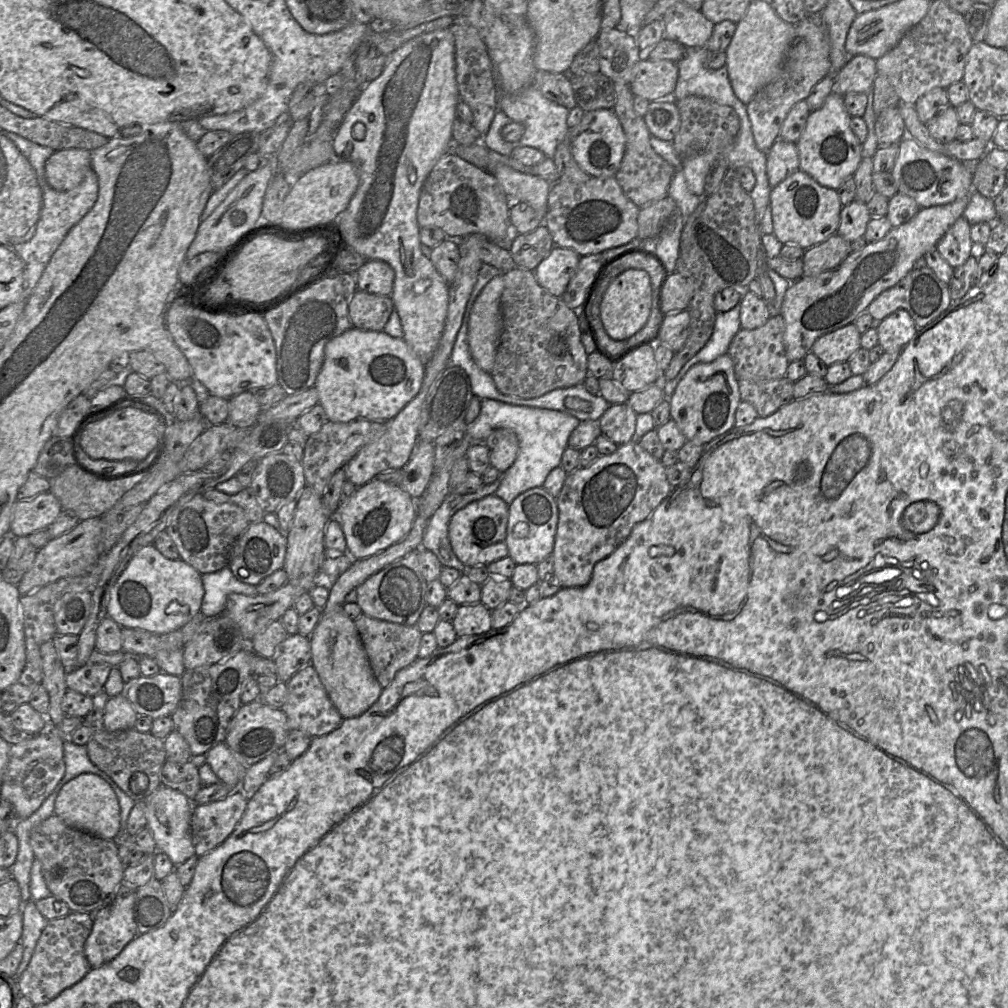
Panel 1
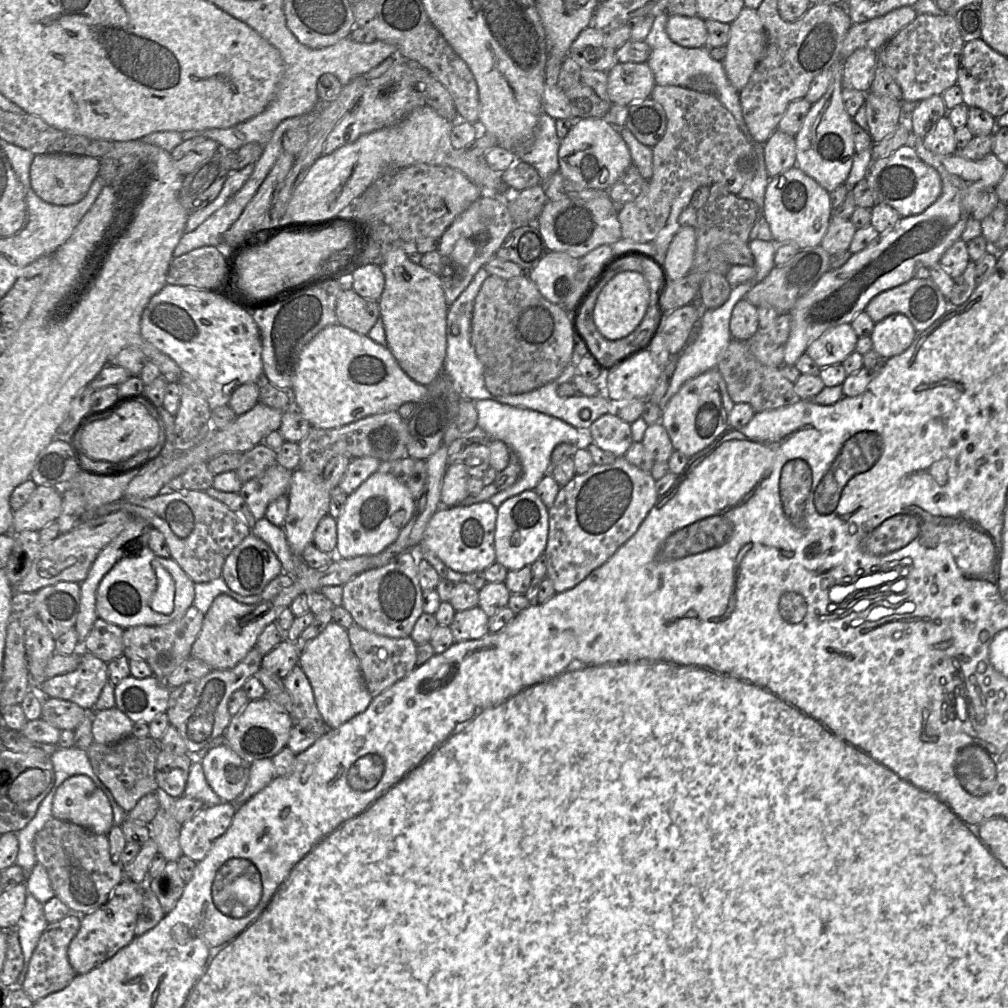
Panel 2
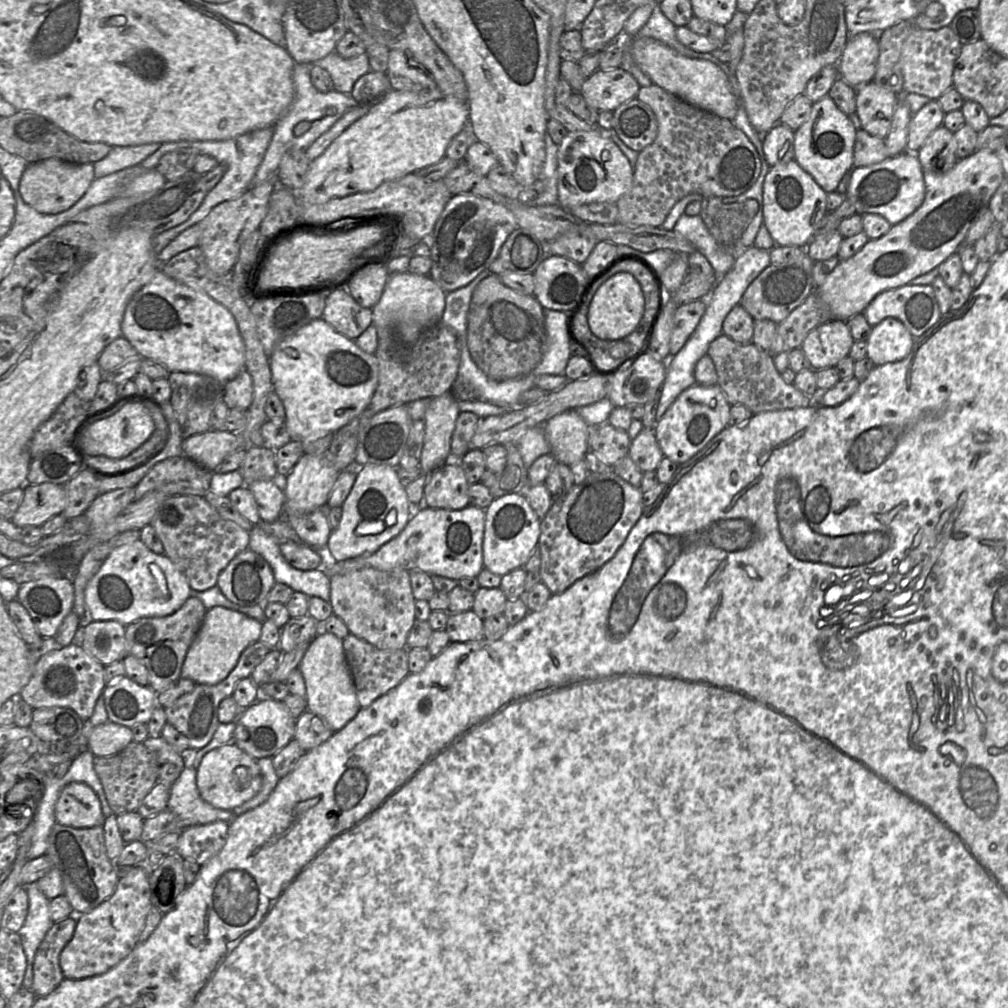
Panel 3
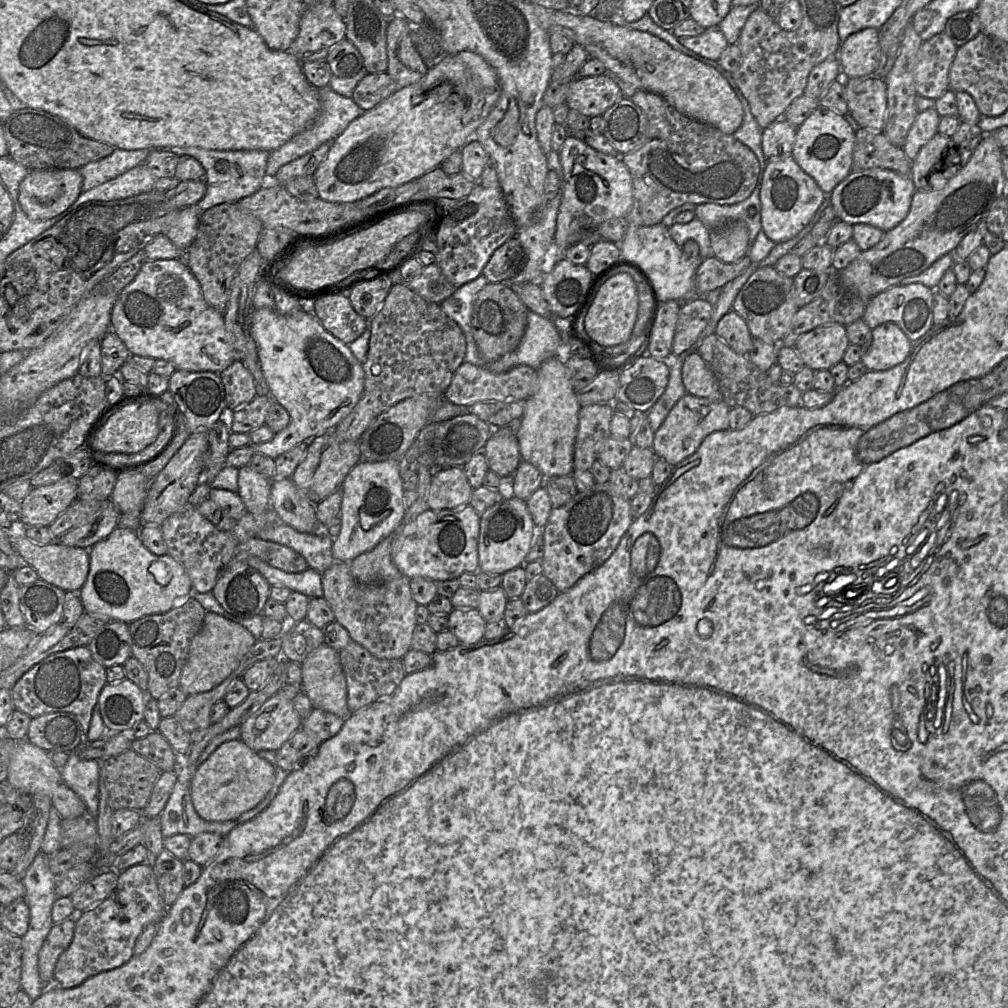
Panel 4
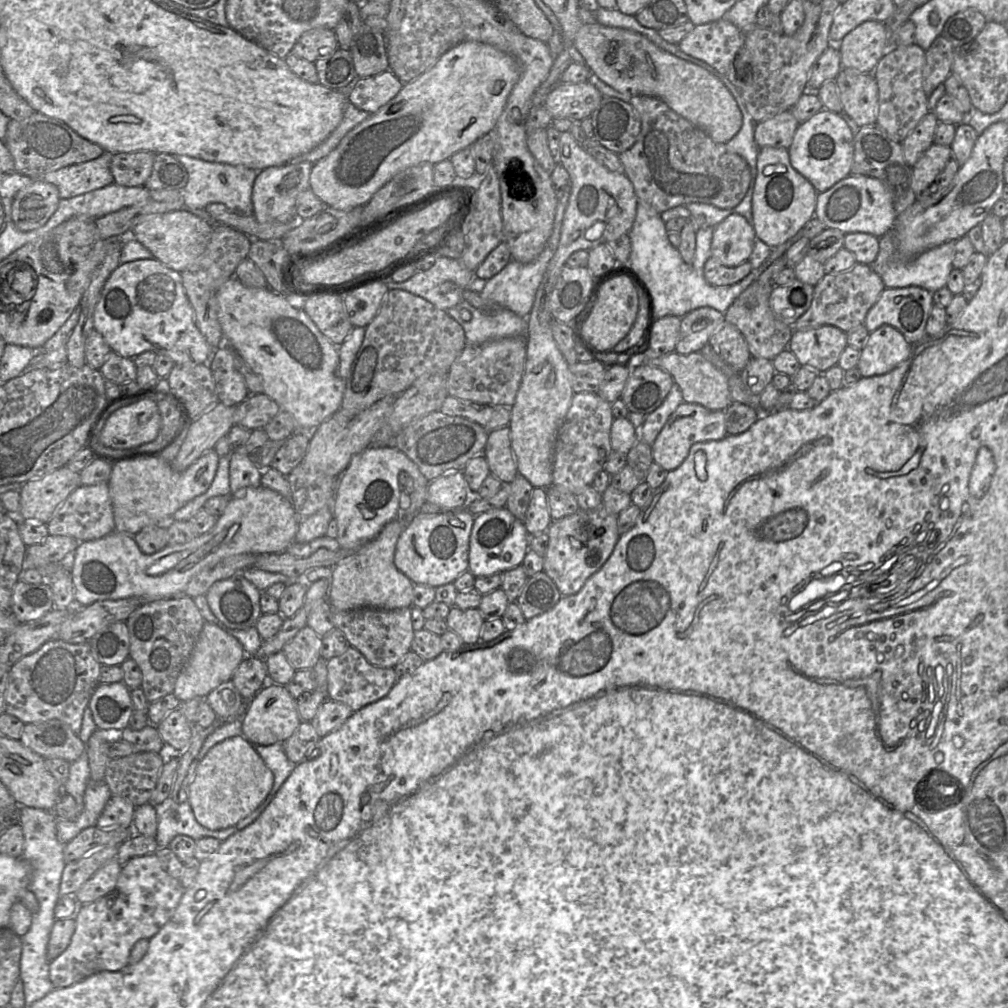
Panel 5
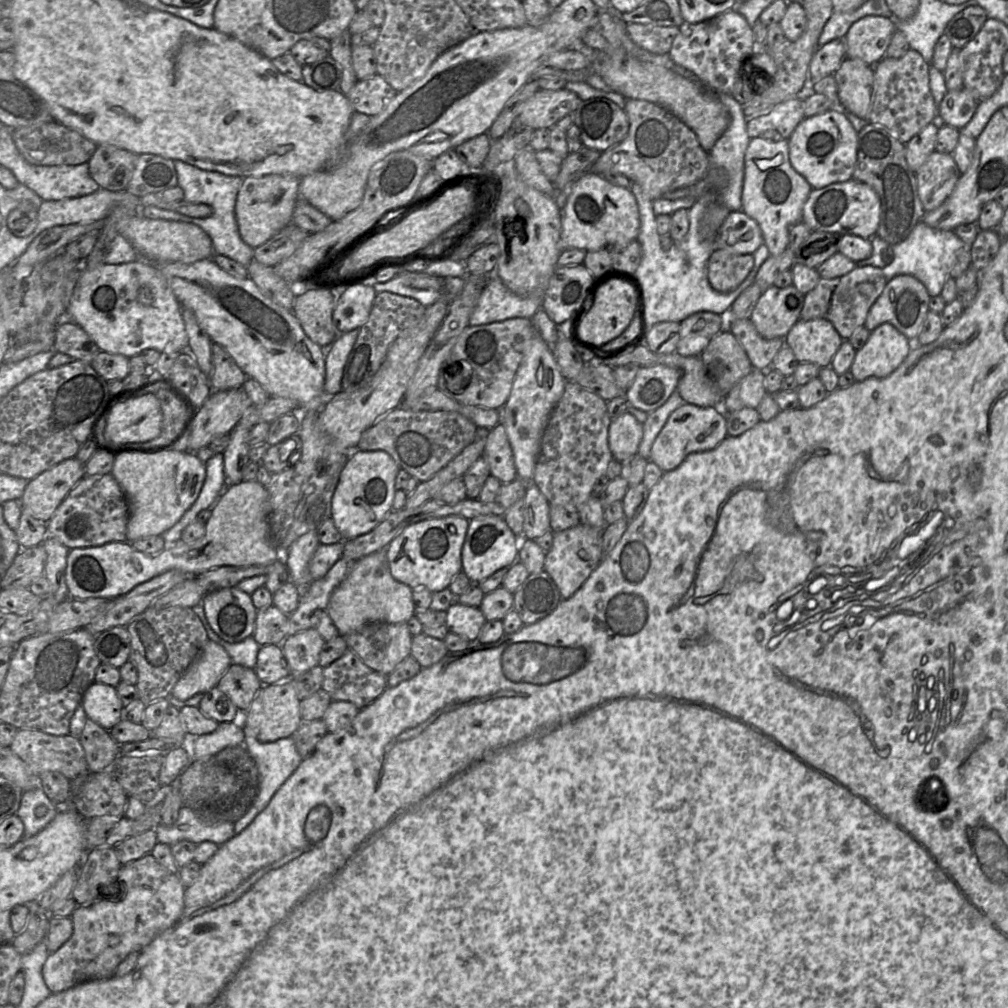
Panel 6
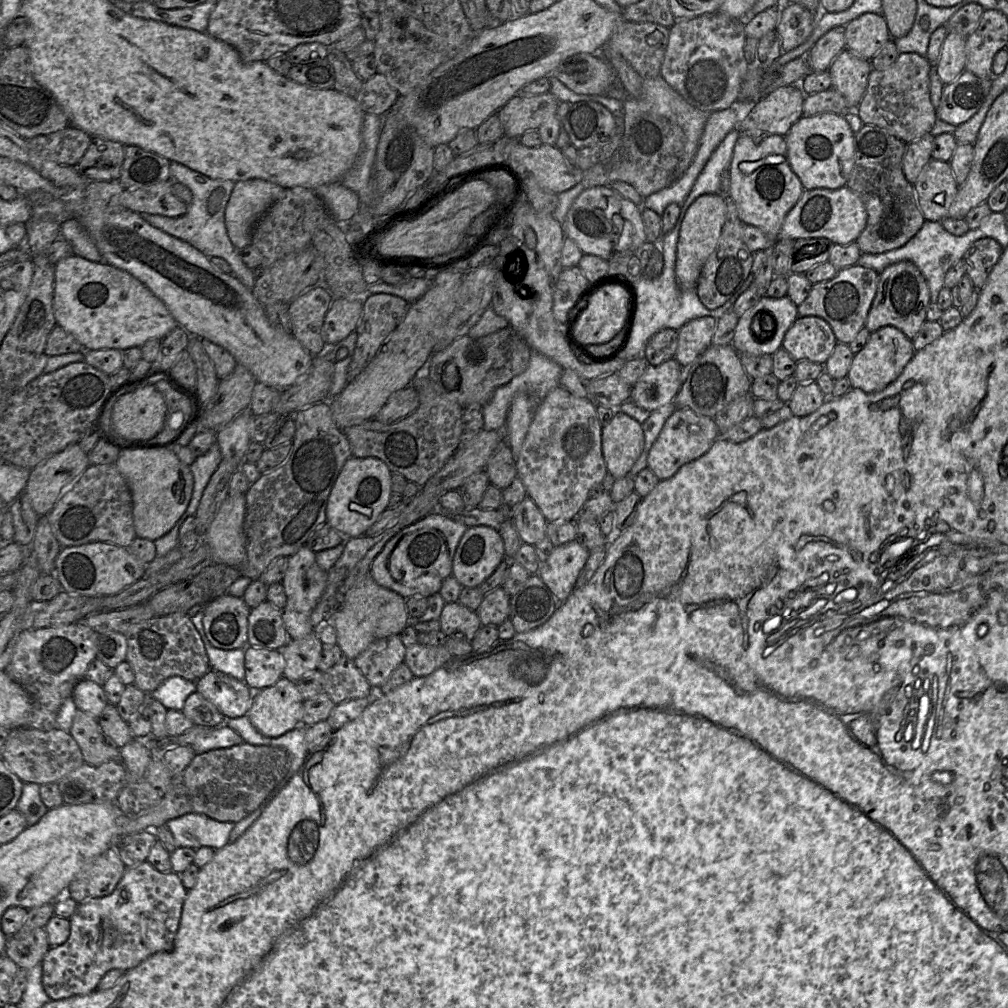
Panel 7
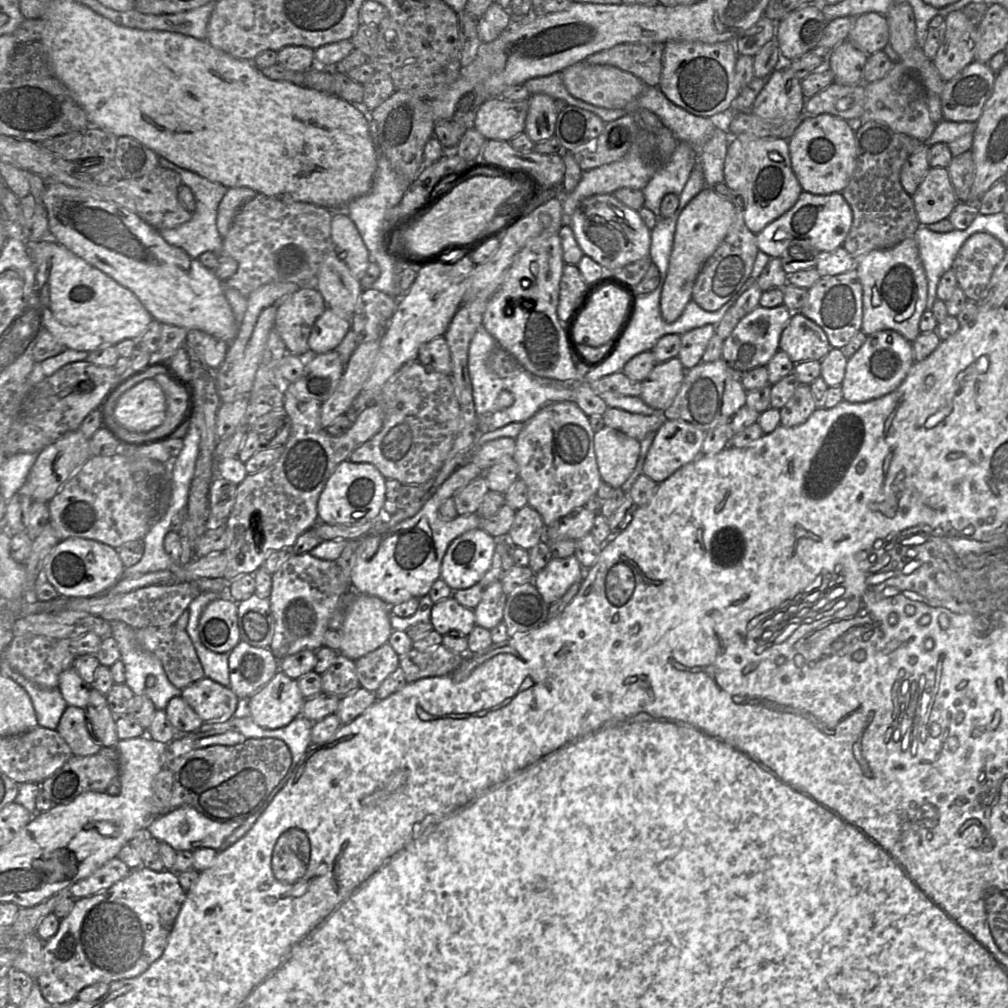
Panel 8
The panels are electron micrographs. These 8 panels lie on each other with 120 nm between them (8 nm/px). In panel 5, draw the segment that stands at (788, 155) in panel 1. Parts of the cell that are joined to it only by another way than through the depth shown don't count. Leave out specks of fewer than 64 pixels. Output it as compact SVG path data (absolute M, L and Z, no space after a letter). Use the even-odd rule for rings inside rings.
M791 110L756 123L754 139L759 148L774 147L789 149L800 123Z

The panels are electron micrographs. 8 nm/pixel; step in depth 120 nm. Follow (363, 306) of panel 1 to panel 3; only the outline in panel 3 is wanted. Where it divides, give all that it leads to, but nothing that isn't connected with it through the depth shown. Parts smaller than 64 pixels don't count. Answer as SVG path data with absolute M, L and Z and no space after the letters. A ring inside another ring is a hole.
M340 288L326 296L320 318L338 333L355 340L372 324L372 310L360 306L348 292Z

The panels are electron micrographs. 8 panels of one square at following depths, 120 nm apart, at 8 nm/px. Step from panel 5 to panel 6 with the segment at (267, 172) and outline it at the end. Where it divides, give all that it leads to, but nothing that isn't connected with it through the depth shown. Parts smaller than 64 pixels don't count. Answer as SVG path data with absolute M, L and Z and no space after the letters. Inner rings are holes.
M269 174L261 177L245 177L238 192L235 216L242 240L256 248L292 223L299 196L300 178L293 175Z

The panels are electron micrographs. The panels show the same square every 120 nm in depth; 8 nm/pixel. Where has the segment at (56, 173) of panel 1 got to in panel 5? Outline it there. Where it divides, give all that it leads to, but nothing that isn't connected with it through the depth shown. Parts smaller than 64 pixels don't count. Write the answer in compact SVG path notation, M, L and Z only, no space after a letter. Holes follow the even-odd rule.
M32 179L12 202L11 217L15 227L22 232L42 227L57 210L59 201L55 185L41 179Z

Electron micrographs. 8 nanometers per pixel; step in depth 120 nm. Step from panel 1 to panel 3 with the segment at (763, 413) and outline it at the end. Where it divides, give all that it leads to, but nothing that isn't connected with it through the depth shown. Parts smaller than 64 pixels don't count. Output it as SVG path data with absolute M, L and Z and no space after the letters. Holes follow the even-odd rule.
M721 334L714 339L707 350L715 366L717 384L722 389L727 402L731 405L743 405L753 414L766 411L807 407L812 399L797 390L793 384L787 384L775 368L773 357L752 342L740 344Z

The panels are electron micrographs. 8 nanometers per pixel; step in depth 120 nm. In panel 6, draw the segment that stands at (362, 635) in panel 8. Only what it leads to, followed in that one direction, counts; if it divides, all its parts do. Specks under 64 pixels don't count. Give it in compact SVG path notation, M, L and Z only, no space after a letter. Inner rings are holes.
M383 548L353 564L349 574L331 594L326 611L339 635L346 636L372 622L407 623L415 616L412 595L412 588L392 577L387 550Z

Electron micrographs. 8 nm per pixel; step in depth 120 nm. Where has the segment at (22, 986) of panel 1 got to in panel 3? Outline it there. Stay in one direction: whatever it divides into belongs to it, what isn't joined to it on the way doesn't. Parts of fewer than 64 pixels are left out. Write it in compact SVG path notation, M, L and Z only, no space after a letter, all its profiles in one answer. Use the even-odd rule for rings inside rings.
M73 915L54 922L37 949L31 988L36 997L51 994L64 980L59 957L74 934L76 921L77 915Z

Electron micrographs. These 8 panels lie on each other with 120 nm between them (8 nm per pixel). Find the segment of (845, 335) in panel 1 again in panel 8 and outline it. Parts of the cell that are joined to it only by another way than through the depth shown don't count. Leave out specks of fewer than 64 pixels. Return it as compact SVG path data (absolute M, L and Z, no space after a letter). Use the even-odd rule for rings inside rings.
M799 312L792 314L779 341L779 350L785 352L794 364L803 361L821 361L831 348L822 328Z

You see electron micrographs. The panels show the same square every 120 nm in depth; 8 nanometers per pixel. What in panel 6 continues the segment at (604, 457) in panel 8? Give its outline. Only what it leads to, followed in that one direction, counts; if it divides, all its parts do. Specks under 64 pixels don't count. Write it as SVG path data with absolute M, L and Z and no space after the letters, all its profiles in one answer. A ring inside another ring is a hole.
M627 411L611 420L608 428L608 445L613 459L622 463L638 454L643 437L643 424Z

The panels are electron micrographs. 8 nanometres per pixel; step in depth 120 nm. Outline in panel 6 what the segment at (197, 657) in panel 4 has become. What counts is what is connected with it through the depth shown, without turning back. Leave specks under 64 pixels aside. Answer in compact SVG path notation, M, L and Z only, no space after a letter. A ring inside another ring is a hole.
M209 640L199 657L177 681L171 694L179 700L187 700L196 694L204 694L217 686L231 664L226 650Z

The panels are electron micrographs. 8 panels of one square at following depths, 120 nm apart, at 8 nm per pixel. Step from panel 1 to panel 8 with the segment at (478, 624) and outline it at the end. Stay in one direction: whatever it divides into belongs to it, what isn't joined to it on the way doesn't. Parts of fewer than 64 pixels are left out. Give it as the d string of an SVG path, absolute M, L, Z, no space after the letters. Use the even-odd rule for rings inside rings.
M452 596L435 603L430 623L441 636L458 631L468 636L476 626L474 610L464 607Z

